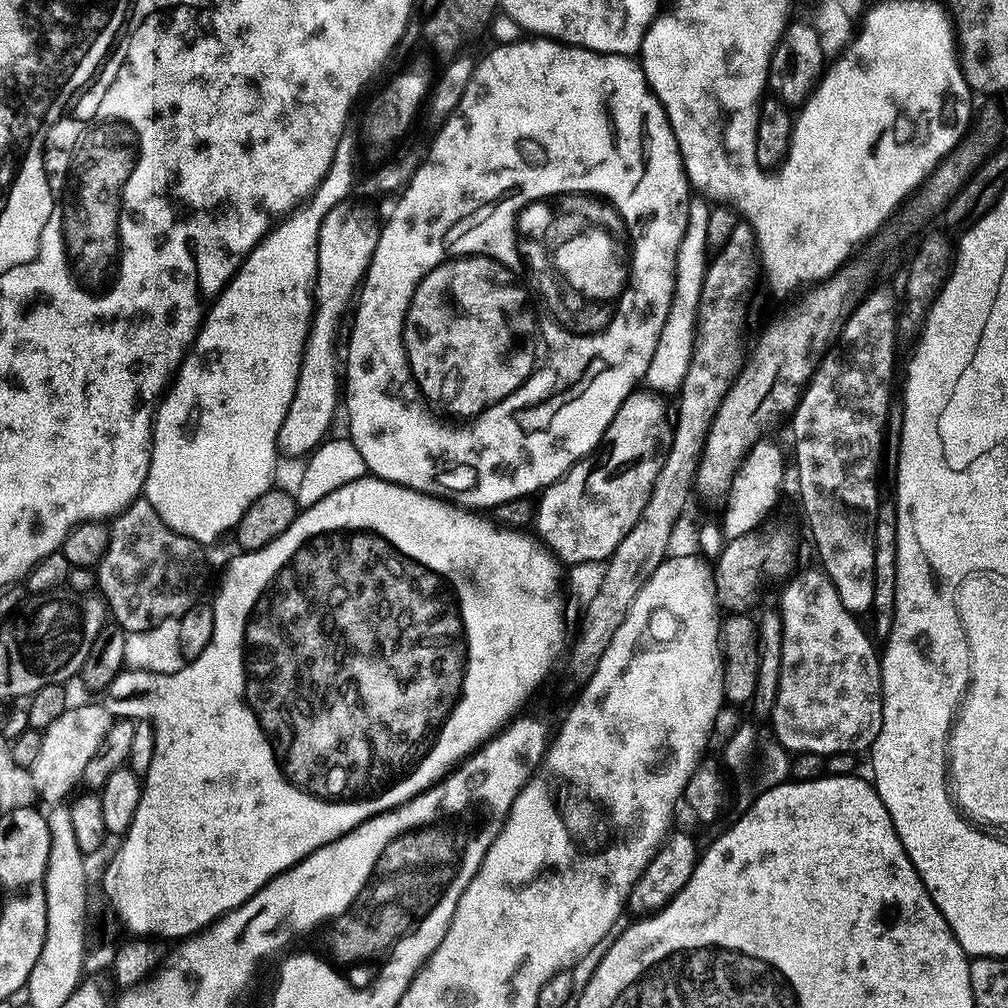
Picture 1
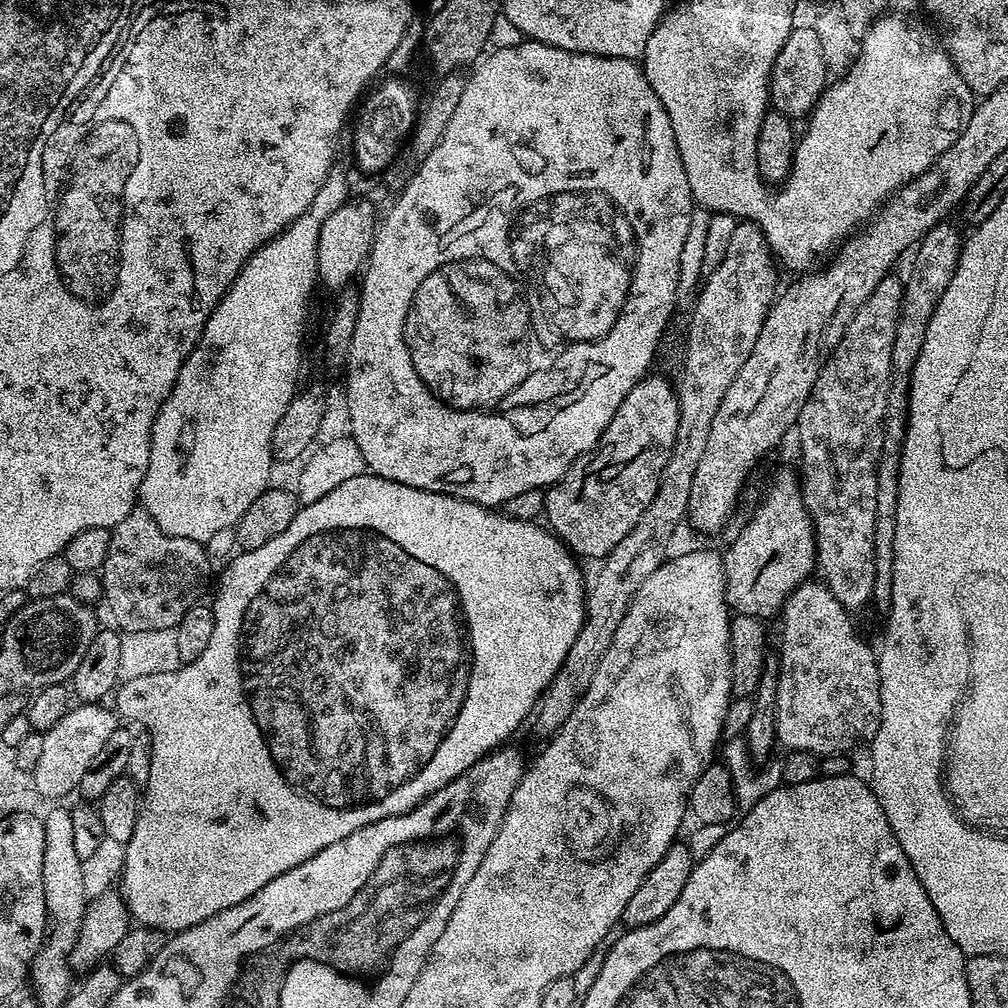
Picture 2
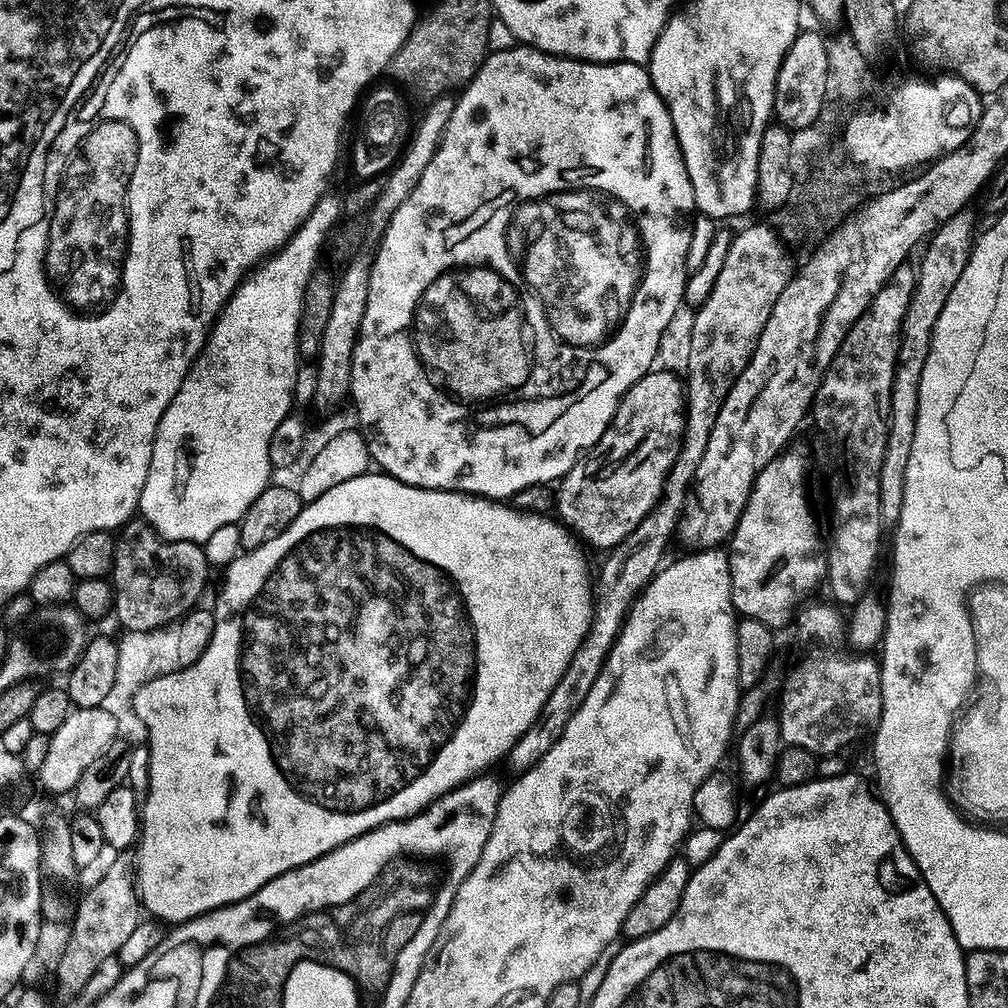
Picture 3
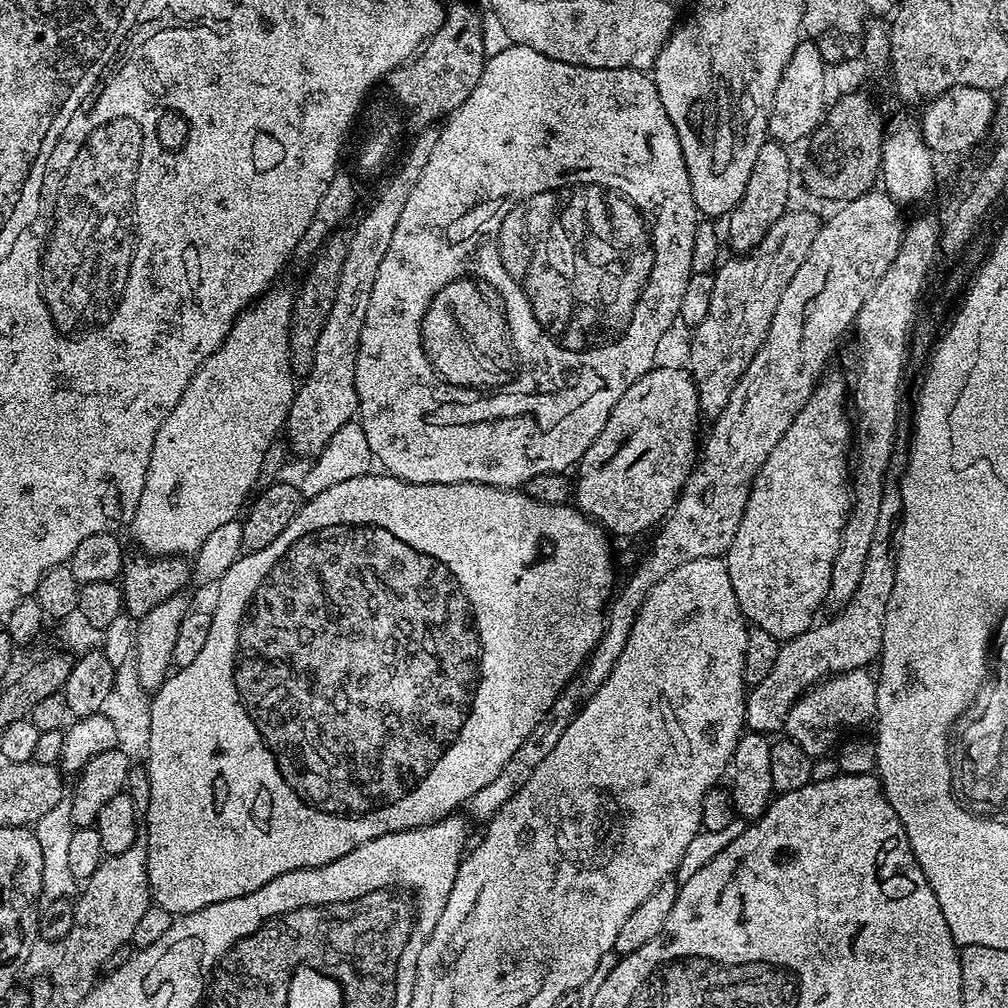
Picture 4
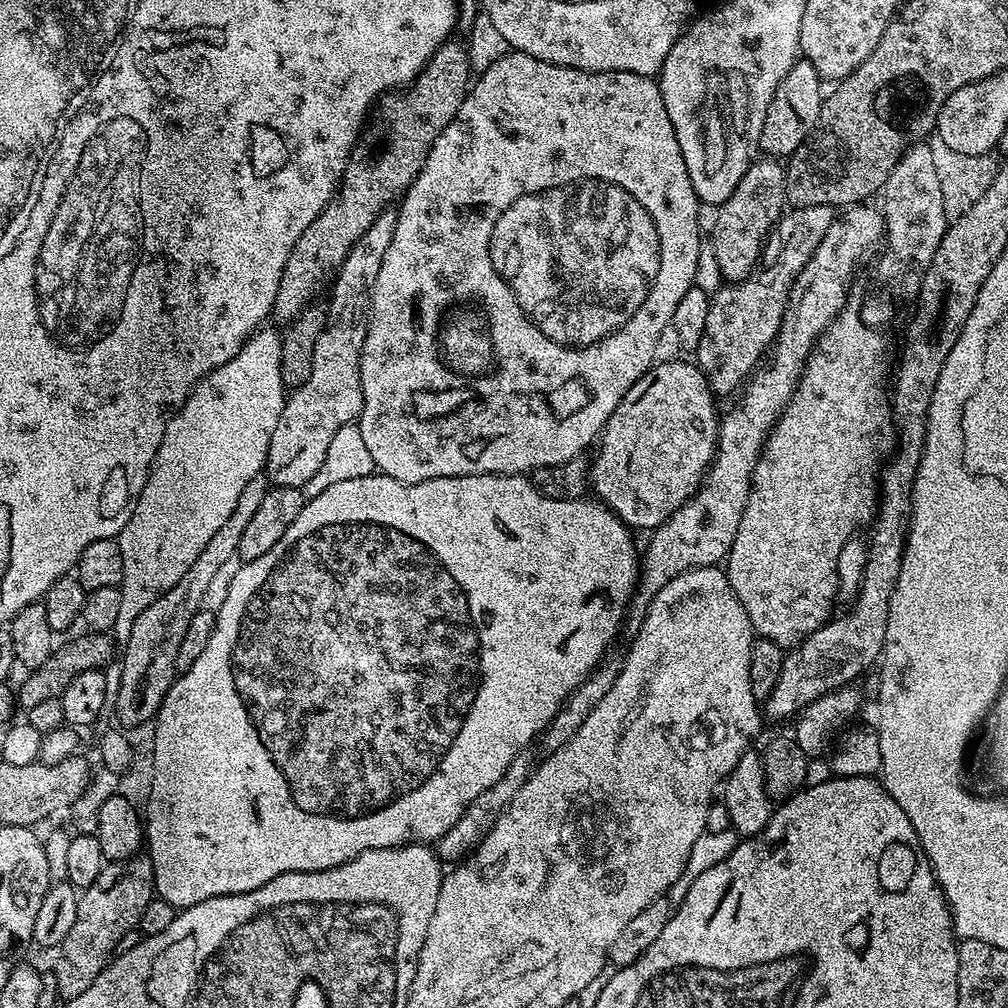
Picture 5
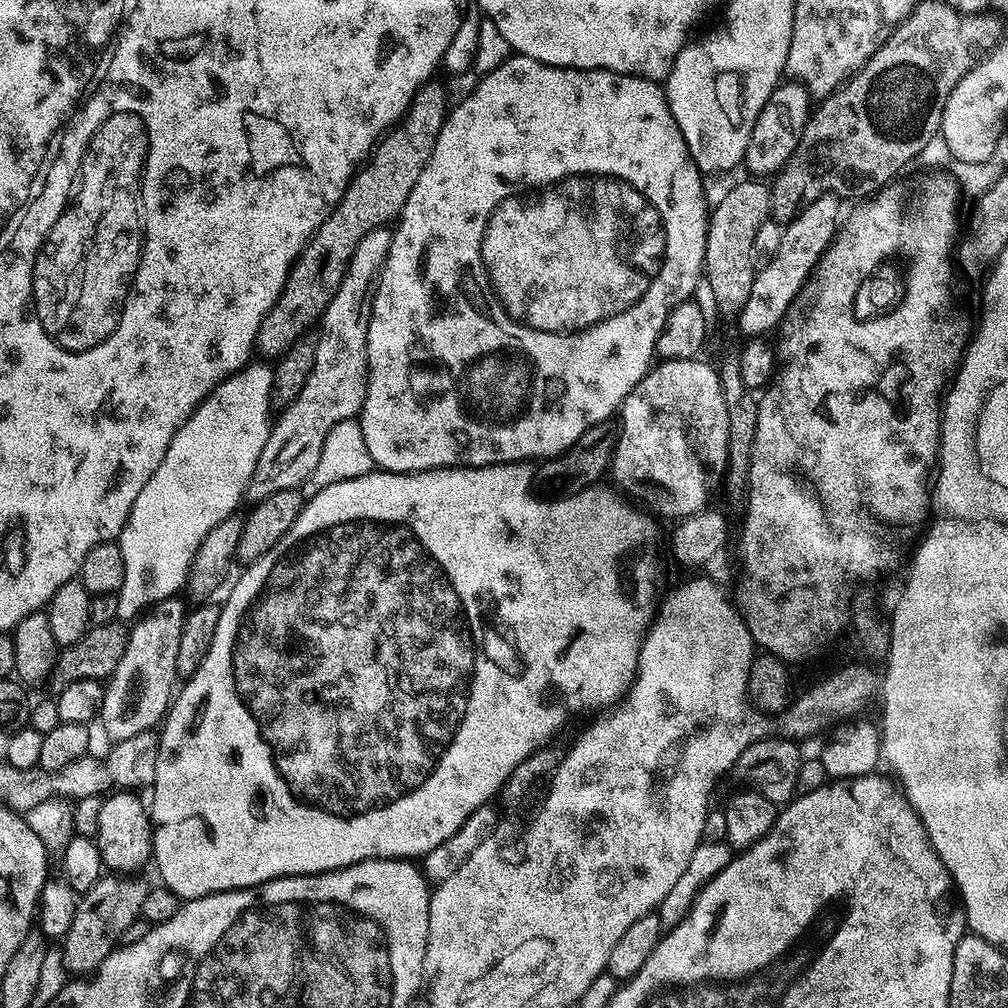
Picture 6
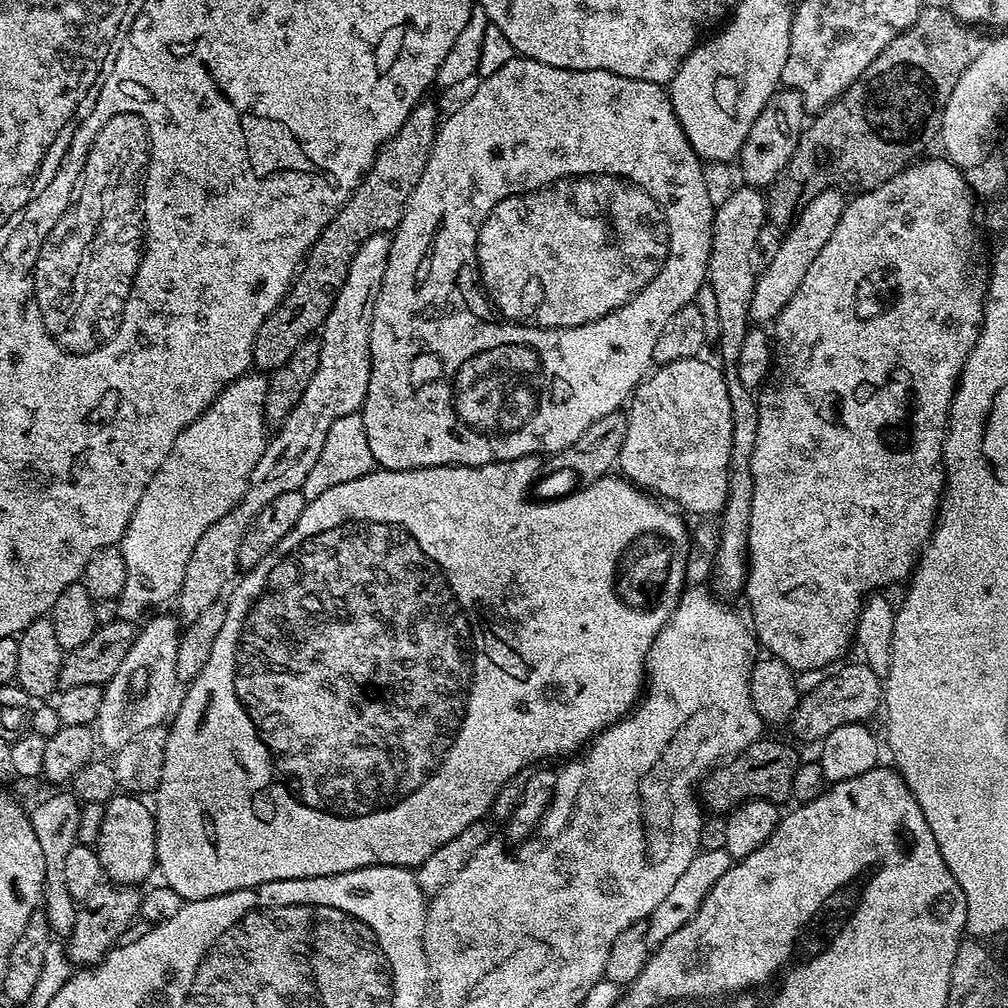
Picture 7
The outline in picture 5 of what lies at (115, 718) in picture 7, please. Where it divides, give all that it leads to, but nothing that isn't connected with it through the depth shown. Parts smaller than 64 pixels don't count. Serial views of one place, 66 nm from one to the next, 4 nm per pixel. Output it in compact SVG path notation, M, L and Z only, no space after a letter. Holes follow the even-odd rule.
M261 474L246 482L246 490L238 498L238 506L234 506L234 514L222 522L222 527L206 542L206 550L194 558L194 566L182 574L180 581L170 590L166 590L138 618L134 618L130 638L123 645L124 662L120 672L118 692L114 694L114 708L119 716L131 726L140 726L151 721L160 711L161 702L176 677L176 659L182 646L182 638L186 638L186 630L190 626L190 618L205 607L204 595L212 588L216 575L231 560L237 559L238 542L242 538L242 530L250 523L250 518L258 511L262 498L266 498L270 487L267 475Z

